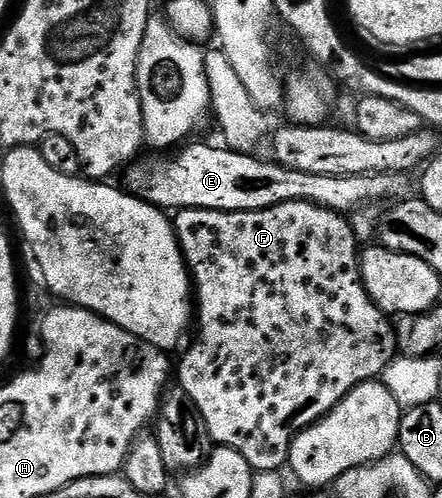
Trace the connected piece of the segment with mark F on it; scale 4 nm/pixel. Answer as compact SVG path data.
M288 201L281 203L275 207L268 209L256 209L255 211L197 211L196 209L188 209L187 211L179 211L173 216L174 231L178 235L178 243L182 247L182 256L186 258L186 266L190 272L192 280L192 291L196 296L196 331L198 327L198 336L194 339L190 351L186 351L182 355L182 360L176 363L176 383L177 386L188 397L192 397L192 401L196 405L196 409L200 409L200 413L206 422L206 428L210 434L211 444L220 447L231 447L240 453L240 457L244 457L244 461L248 461L248 465L254 468L255 472L260 471L278 471L287 466L290 458L290 443L303 431L305 427L310 427L313 423L323 419L323 417L333 409L344 396L348 394L354 387L360 383L368 383L377 380L384 370L390 366L396 359L398 348L398 333L395 324L391 322L385 311L381 311L372 301L372 297L368 293L368 289L362 280L362 268L360 266L360 242L354 235L354 228L351 226L351 220L345 214L330 211L326 207L321 207L315 203L305 203L304 201Z

